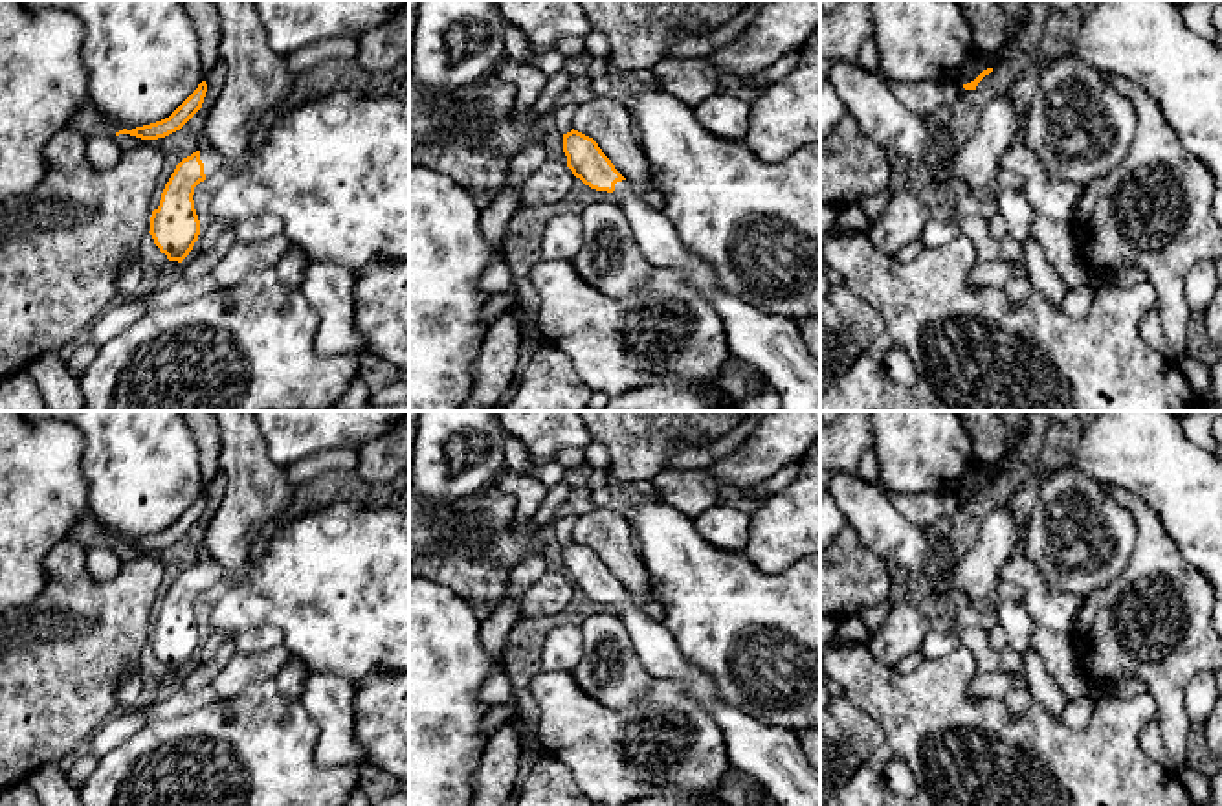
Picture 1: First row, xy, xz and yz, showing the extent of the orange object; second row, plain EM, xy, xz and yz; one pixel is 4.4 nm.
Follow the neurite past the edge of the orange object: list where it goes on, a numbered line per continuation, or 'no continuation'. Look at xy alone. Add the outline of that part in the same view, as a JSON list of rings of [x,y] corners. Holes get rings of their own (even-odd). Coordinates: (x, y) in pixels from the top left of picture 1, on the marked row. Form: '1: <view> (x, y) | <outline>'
1: xy (213, 162) | [[[200,151],[200,160],[204,163],[206,178],[209,178],[211,174],[215,174],[226,167],[224,158],[213,151]]]

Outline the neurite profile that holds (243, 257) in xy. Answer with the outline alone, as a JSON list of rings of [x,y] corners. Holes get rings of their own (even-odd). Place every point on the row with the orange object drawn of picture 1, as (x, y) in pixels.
[[[283,235],[255,242],[237,241],[215,266],[211,277],[220,286],[239,285],[251,272],[275,268],[288,246],[290,242]]]

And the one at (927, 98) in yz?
[[[879,70],[872,72],[875,77],[883,79],[894,95],[916,116],[928,118],[947,106],[950,106],[961,86],[956,83],[894,83],[883,77]]]

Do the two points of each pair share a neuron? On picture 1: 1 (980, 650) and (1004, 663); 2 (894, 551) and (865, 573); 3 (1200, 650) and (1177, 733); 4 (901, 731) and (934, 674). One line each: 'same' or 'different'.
1: same
2: different
3: same
4: same

